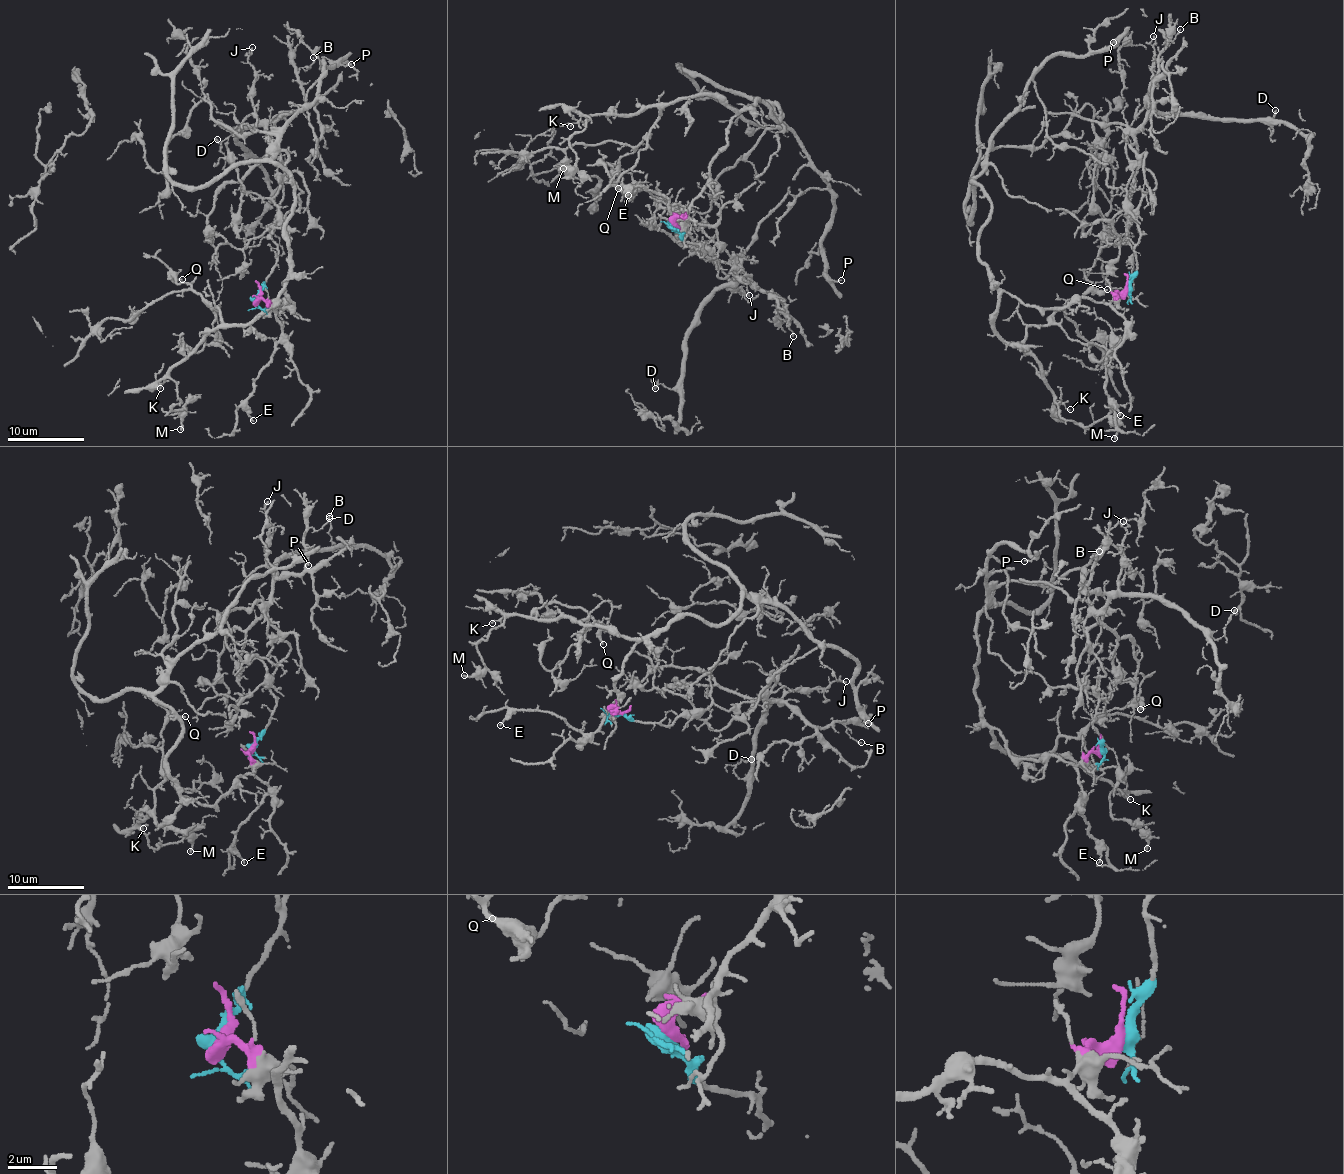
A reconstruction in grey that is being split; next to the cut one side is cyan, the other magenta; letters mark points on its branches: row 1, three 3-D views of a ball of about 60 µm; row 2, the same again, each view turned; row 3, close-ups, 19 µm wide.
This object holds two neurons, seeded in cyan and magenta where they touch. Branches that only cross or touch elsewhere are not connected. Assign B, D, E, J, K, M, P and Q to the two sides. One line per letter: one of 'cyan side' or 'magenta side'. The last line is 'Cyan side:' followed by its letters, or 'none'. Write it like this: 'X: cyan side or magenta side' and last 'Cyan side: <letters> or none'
B: cyan side
D: cyan side
E: magenta side
J: cyan side
K: magenta side
M: magenta side
P: magenta side
Q: magenta side
Cyan side: B, D, J

